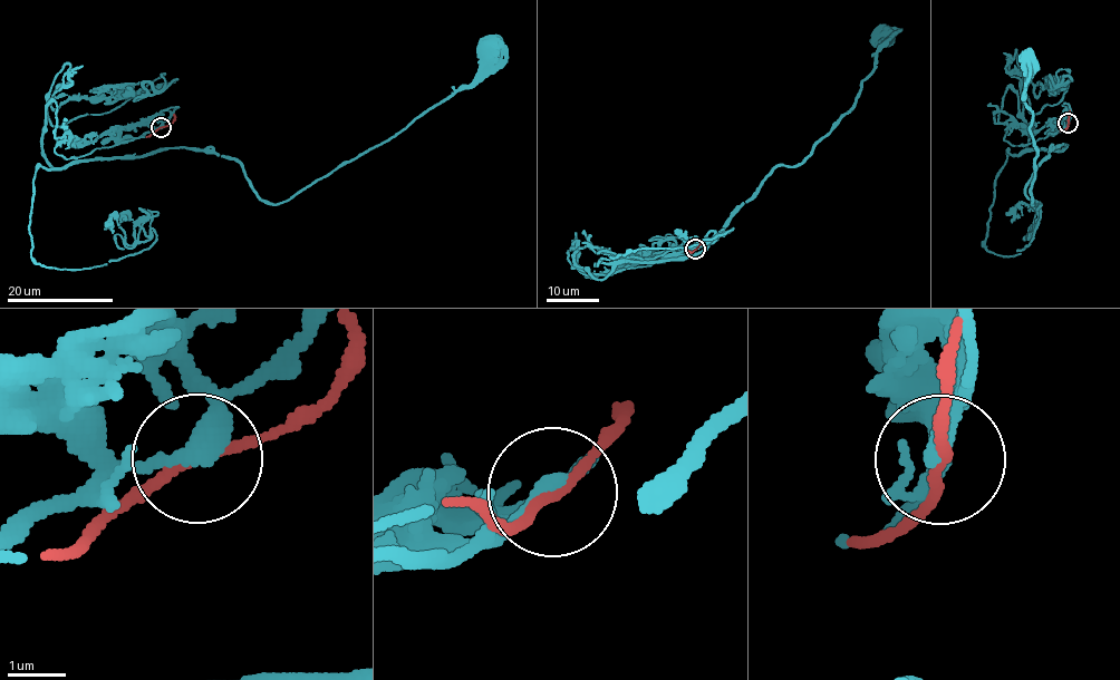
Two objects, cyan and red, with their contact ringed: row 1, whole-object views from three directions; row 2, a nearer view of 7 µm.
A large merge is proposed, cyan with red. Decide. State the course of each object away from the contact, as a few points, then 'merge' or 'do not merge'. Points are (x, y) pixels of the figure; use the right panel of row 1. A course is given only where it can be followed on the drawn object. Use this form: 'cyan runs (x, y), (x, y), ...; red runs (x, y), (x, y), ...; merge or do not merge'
cyan runs (1068, 124), (1000, 123), (1005, 91), (1029, 129), (1020, 155), (1068, 147), (1027, 184), (1033, 205), (1031, 64); red runs (1068, 124), (1070, 109); merge

